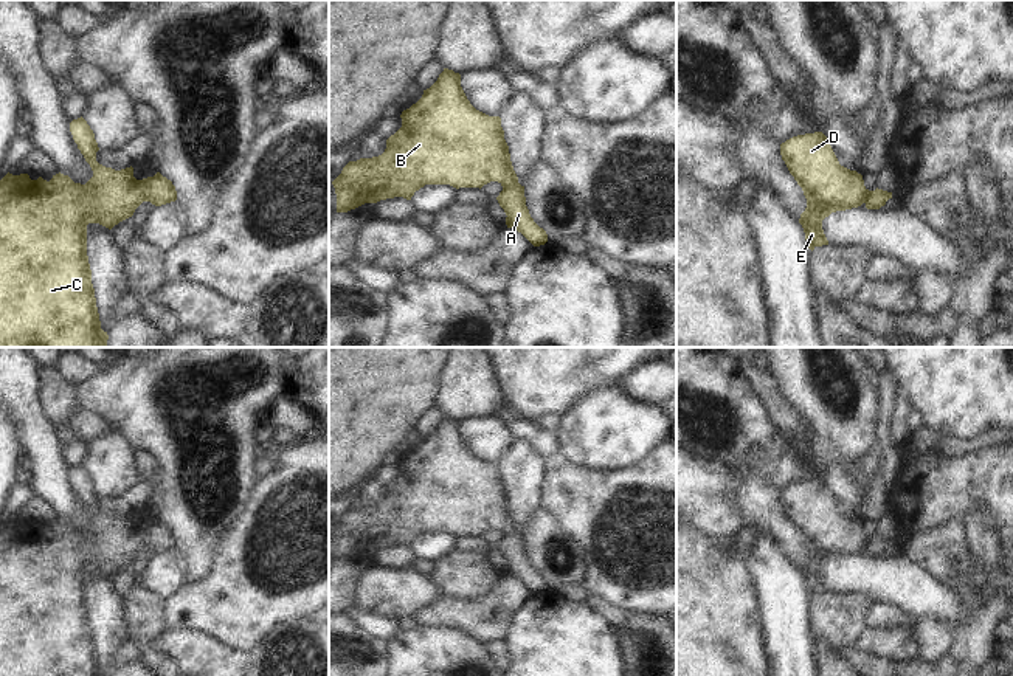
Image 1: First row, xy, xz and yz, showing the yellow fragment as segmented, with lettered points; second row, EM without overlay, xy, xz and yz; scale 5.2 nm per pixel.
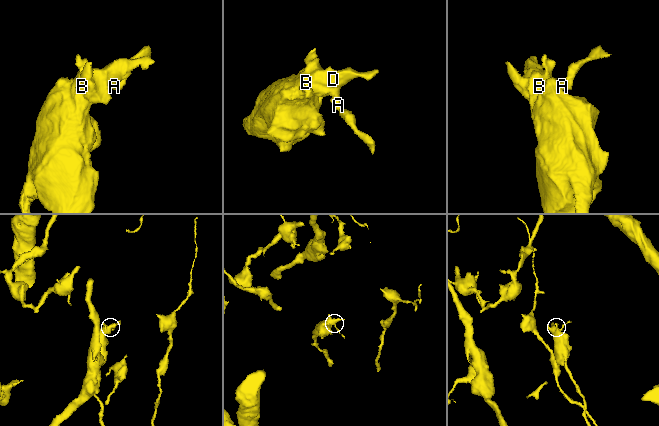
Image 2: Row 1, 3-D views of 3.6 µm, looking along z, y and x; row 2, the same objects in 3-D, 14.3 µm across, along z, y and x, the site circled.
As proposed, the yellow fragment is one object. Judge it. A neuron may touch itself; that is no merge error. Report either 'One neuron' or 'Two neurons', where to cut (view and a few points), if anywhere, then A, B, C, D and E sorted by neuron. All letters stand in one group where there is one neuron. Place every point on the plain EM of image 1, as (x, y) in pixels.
One neuron. No split. Groups: A B C D E.

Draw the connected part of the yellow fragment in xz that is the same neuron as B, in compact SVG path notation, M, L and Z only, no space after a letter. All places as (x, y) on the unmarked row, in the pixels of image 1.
M444 416L437 428L410 456L403 457L402 474L386 487L382 502L349 509L332 529L337 541L337 560L347 560L365 550L403 544L411 547L425 532L482 535L498 529L503 538L496 544L506 560L506 572L521 580L534 594L545 592L548 581L529 561L524 533L518 530L500 464L476 457L461 434L461 422Z

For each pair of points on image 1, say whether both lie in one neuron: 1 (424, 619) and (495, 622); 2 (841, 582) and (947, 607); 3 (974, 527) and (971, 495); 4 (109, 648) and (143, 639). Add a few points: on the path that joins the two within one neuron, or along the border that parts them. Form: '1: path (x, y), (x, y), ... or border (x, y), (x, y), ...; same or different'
1: path (441, 616), (478, 616); same
2: path (867, 582), (900, 582), (920, 594); same
3: border (967, 517), (981, 513), (996, 537); different
4: border (124, 600), (131, 636); different

